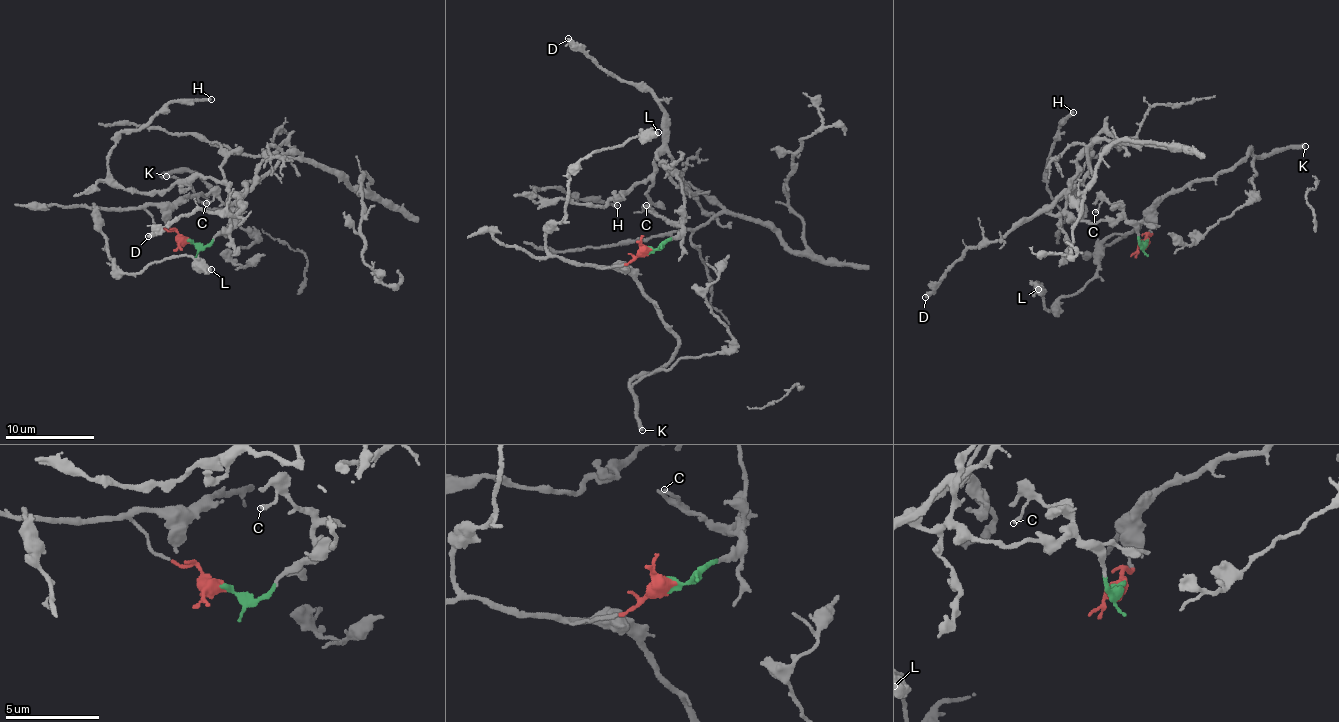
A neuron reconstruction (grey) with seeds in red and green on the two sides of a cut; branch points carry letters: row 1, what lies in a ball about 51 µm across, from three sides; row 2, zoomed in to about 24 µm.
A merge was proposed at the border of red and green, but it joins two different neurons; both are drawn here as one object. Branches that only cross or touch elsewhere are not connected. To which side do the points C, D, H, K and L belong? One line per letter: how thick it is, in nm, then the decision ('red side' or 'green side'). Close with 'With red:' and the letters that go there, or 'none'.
C: 160 nm thick; green side
D: 340 nm thick; green side
H: 200 nm thick; green side
K: 360 nm thick; red side
L: 400 nm thick; red side
With red: K, L

